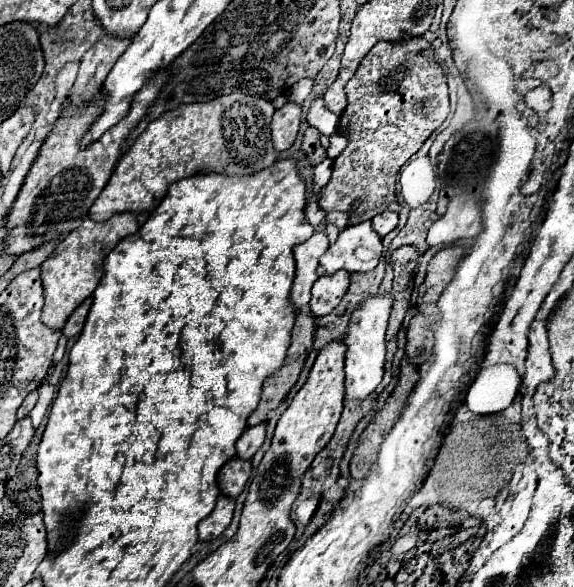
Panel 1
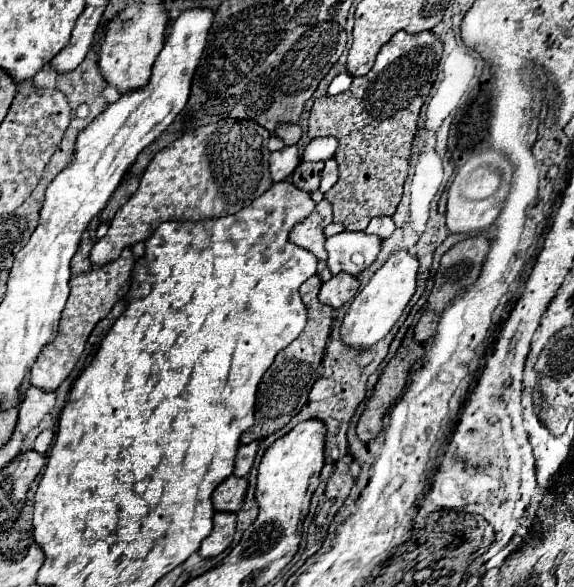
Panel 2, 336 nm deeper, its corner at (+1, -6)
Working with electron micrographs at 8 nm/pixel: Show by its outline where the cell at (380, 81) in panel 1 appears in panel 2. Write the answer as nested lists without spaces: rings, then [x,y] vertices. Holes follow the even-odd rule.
[[[396,32],[392,40],[386,46],[382,46],[374,68],[366,76],[354,78],[352,86],[342,94],[336,96],[324,94],[314,100],[308,120],[308,136],[338,138],[338,150],[334,158],[338,162],[340,180],[324,194],[324,198],[334,208],[334,222],[344,224],[346,230],[366,230],[372,218],[392,216],[396,212],[408,172],[408,156],[416,134],[420,106],[428,98],[428,92],[436,80],[438,74],[436,68],[440,58],[442,58],[442,40],[434,32],[418,32],[418,34]]]

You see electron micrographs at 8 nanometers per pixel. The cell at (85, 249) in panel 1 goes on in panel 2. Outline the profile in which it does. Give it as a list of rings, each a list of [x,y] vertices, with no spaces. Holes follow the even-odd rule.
[[[126,248],[118,260],[114,260],[112,264],[106,264],[102,268],[92,268],[88,274],[80,274],[74,276],[70,282],[70,296],[66,302],[66,308],[62,312],[62,320],[60,320],[60,330],[58,330],[58,338],[54,340],[54,344],[50,344],[46,350],[42,350],[42,358],[38,358],[38,364],[34,364],[32,376],[30,376],[30,384],[46,390],[46,392],[54,392],[58,390],[58,386],[70,376],[70,372],[74,370],[76,362],[80,360],[86,340],[92,334],[94,326],[108,316],[108,312],[114,308],[114,304],[118,300],[122,300],[128,294],[130,288],[130,274],[134,268],[134,256],[132,250]]]

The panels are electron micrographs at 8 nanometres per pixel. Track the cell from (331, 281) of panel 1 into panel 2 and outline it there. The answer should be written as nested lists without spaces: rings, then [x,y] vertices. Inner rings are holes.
[[[340,272],[322,284],[318,298],[322,304],[328,304],[332,308],[340,308],[348,300],[352,300],[358,294],[358,290],[360,290],[358,278],[350,276],[346,272]]]

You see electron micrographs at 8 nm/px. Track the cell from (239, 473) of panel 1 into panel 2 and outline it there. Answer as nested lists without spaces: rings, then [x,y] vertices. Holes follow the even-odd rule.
[[[236,476],[226,478],[212,494],[214,510],[216,512],[238,512],[244,500],[246,488],[248,488],[248,482],[244,478],[236,478]]]

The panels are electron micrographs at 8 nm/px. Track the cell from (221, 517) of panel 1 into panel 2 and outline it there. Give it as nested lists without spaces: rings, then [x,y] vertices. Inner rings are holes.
[[[216,512],[214,514],[214,530],[208,538],[204,538],[200,546],[200,556],[212,558],[222,554],[234,540],[234,530],[236,530],[236,514],[232,512]]]

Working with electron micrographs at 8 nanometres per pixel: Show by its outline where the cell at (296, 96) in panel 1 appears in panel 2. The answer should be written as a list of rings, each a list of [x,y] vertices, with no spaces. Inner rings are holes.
[[[280,124],[274,130],[274,136],[278,136],[284,144],[298,144],[302,136],[302,128],[298,124]]]

